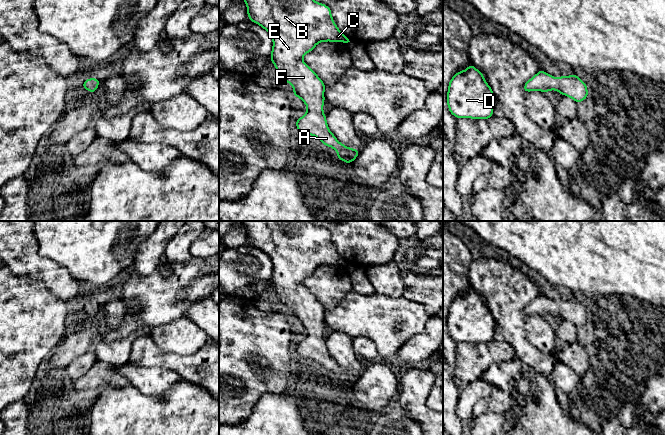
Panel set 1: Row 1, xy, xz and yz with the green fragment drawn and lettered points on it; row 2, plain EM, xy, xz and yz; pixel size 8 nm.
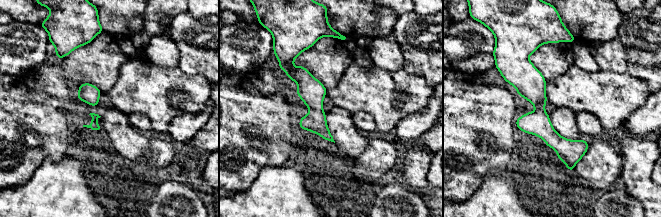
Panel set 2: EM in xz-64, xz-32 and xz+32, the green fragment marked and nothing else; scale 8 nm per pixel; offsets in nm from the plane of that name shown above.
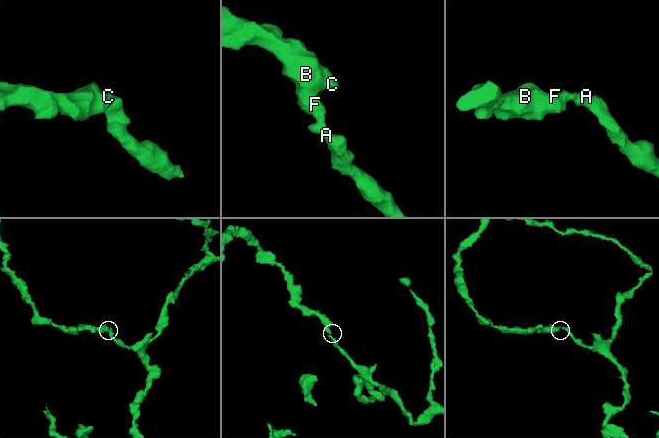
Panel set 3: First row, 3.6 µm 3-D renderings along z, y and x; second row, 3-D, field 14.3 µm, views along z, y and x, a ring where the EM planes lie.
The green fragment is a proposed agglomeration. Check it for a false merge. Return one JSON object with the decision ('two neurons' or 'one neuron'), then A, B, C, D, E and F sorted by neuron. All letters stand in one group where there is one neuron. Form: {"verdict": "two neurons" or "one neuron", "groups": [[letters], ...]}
{"verdict": "one neuron", "groups": [["A", "B", "C", "D", "E", "F"]]}

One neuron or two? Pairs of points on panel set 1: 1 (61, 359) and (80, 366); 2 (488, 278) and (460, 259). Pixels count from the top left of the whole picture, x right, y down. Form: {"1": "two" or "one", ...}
{"1": "two", "2": "two"}

